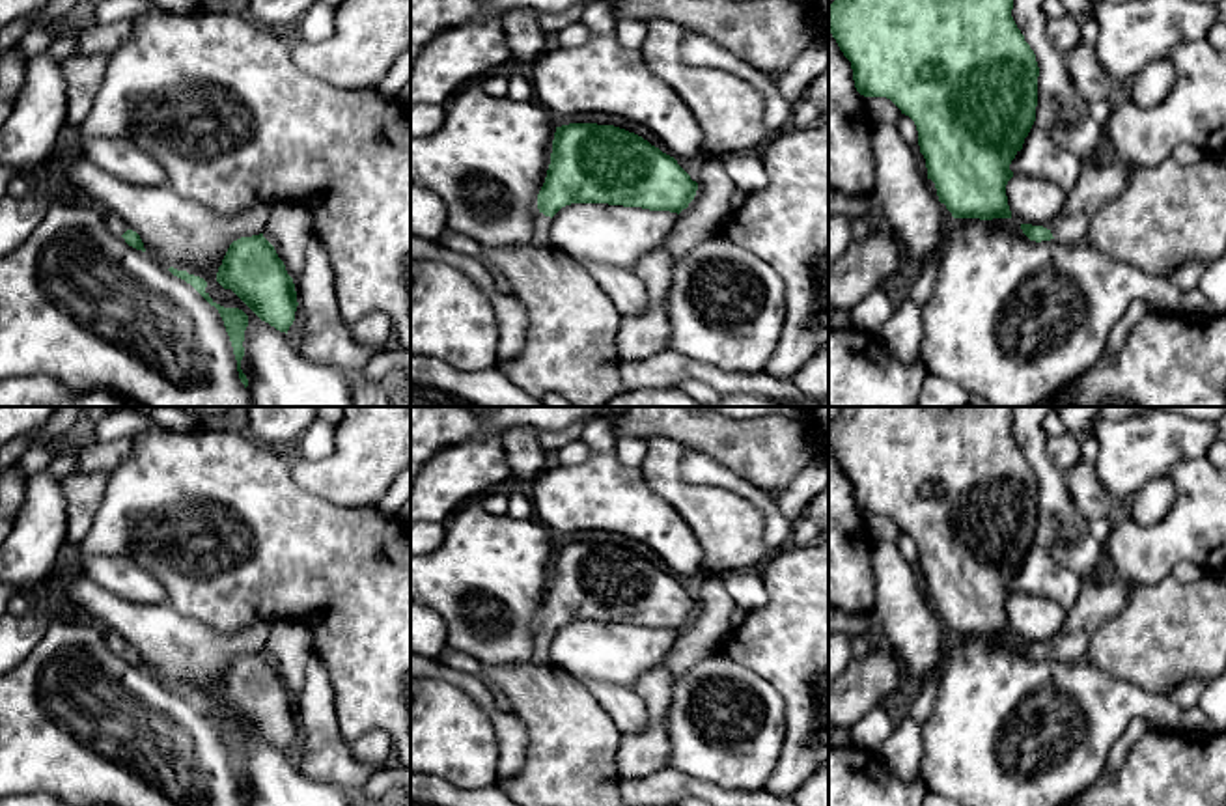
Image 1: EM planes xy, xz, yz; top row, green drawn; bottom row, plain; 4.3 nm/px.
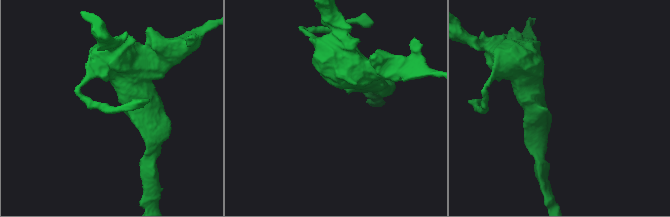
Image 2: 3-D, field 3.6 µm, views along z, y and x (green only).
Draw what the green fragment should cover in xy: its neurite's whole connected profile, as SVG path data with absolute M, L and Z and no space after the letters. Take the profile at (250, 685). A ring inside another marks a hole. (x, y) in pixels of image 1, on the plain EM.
M263 651L230 662L216 700L231 707L261 739L287 752L299 724L297 709L284 679Z

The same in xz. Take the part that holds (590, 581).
M614 543L556 545L550 582L537 612L536 664L550 664L550 638L571 621L608 621L681 631L698 601L677 578Z

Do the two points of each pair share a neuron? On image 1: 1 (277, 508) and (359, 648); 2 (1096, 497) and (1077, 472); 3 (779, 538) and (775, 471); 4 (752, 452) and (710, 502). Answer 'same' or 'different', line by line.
1: same
2: same
3: different
4: different

